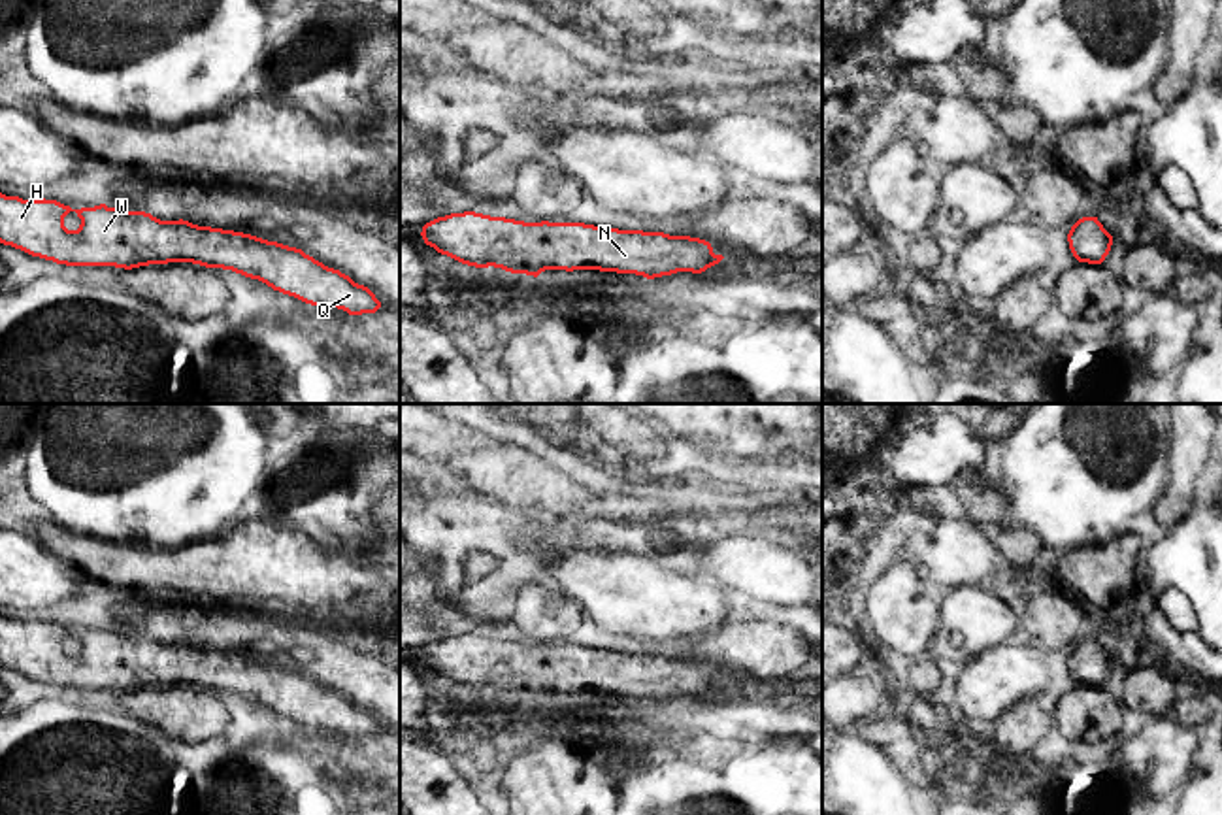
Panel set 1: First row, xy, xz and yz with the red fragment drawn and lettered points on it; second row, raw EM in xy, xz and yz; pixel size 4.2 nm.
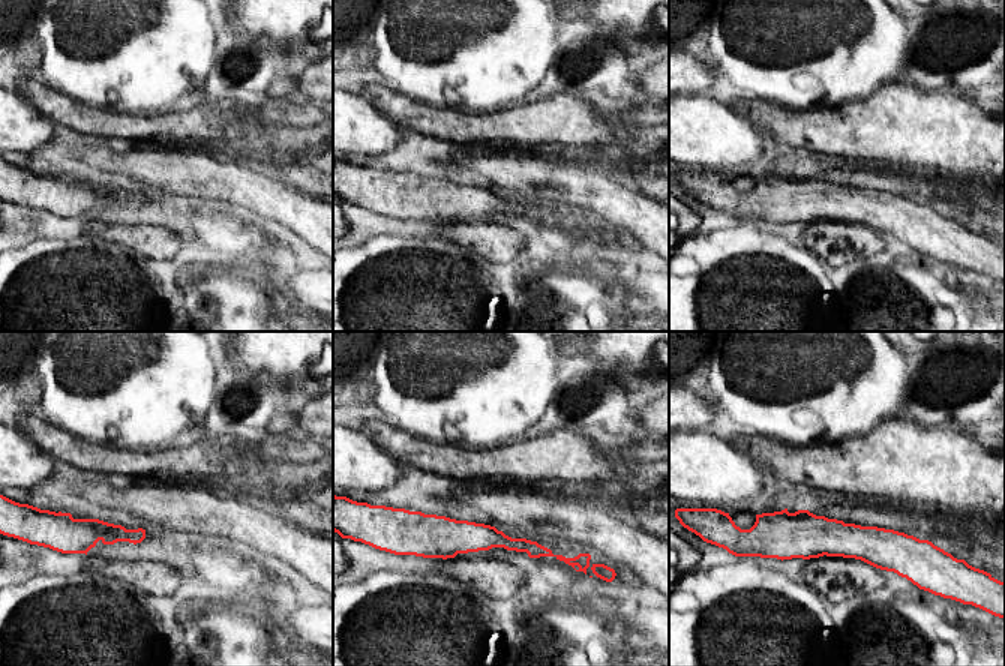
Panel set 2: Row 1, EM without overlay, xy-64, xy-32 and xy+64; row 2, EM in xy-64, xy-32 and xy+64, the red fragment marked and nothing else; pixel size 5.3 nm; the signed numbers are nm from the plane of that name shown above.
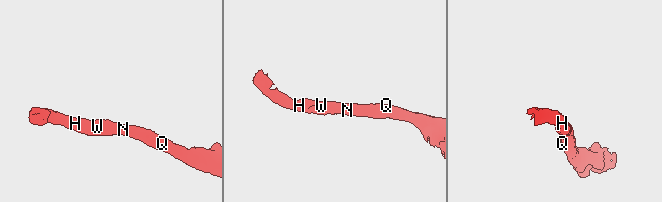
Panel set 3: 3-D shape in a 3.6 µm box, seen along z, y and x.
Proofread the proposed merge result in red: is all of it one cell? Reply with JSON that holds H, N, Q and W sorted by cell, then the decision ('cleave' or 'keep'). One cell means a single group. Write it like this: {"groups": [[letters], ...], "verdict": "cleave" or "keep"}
{"groups": [["H", "N", "Q", "W"]], "verdict": "keep"}

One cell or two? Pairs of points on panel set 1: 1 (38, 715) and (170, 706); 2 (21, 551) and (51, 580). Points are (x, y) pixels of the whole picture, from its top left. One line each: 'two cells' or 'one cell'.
1: two cells
2: one cell

